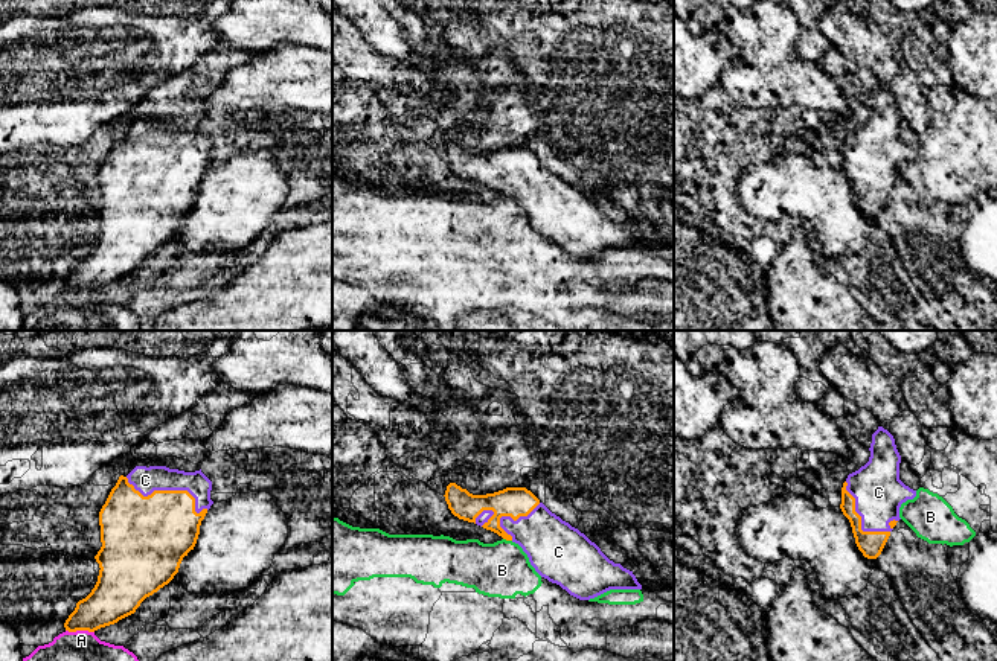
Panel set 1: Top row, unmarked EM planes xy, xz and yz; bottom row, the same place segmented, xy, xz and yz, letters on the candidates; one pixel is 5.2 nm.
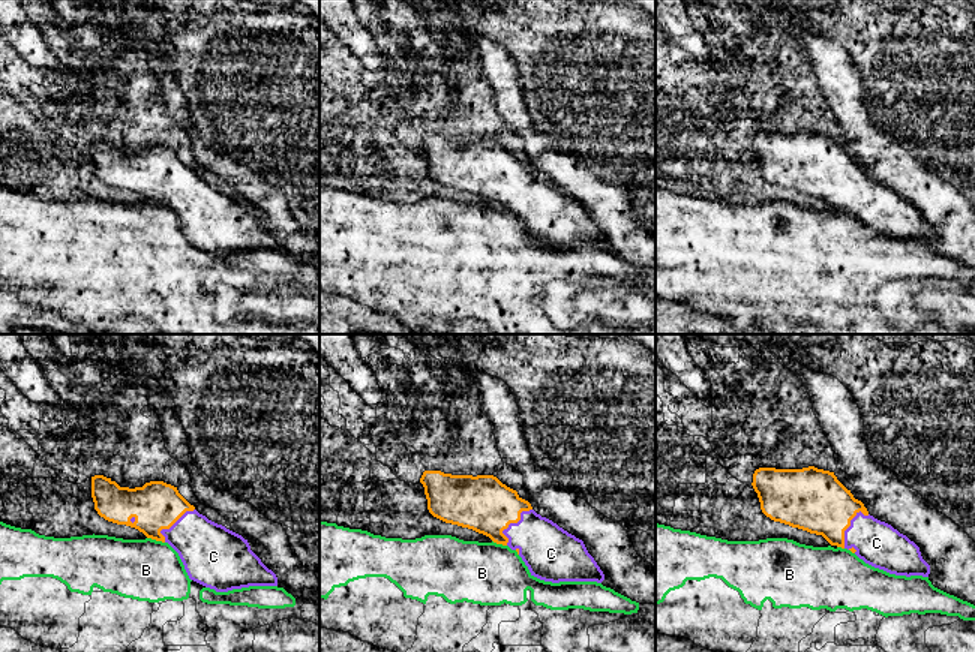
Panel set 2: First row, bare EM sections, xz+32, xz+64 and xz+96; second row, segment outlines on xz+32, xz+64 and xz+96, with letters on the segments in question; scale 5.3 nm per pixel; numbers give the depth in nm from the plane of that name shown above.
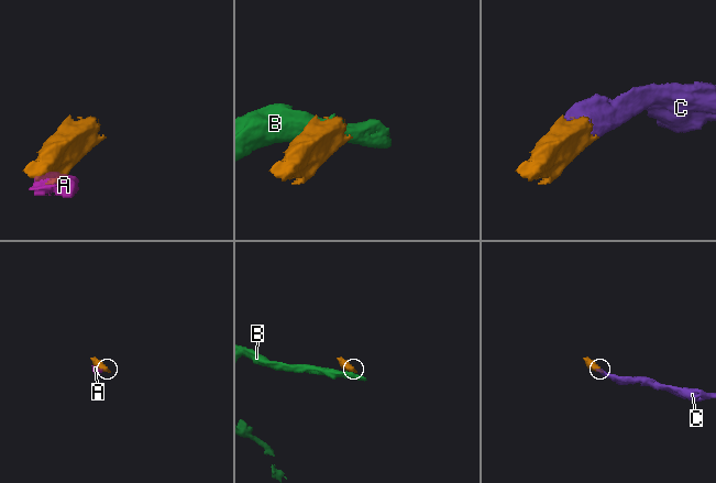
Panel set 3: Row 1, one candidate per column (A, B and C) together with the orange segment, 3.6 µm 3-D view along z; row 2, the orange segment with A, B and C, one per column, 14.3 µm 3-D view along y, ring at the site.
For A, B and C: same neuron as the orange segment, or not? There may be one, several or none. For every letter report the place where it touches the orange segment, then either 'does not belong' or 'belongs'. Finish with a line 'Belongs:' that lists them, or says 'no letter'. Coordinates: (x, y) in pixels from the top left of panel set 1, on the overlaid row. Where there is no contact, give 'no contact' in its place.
A: xy (80, 629) | does not belong
B: xz (508, 539) | does not belong
C: xy (171, 491) | belongs
Belongs: C

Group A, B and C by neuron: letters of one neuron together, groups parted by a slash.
A / B / C

